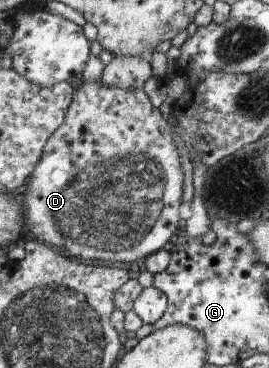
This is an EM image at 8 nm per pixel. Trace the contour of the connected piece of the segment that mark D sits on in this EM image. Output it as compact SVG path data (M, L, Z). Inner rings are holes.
M100 80L88 81L88 83L83 83L82 87L76 88L74 101L62 127L50 138L38 167L29 179L28 185L22 190L22 201L24 201L24 207L26 207L24 209L24 221L26 221L24 238L44 241L50 247L64 252L70 257L100 259L100 261L108 264L118 263L119 265L121 265L120 263L134 263L134 261L143 263L153 253L158 253L164 248L170 248L172 244L170 239L180 229L180 221L184 221L182 215L180 215L180 203L182 203L182 197L184 197L184 183L186 183L186 175L184 175L184 167L182 167L182 161L180 161L178 145L174 141L172 127L168 125L168 121L160 113L160 109L156 109L152 105L152 100L148 97L145 88L126 91L124 88L116 89L116 87L102 85Z

